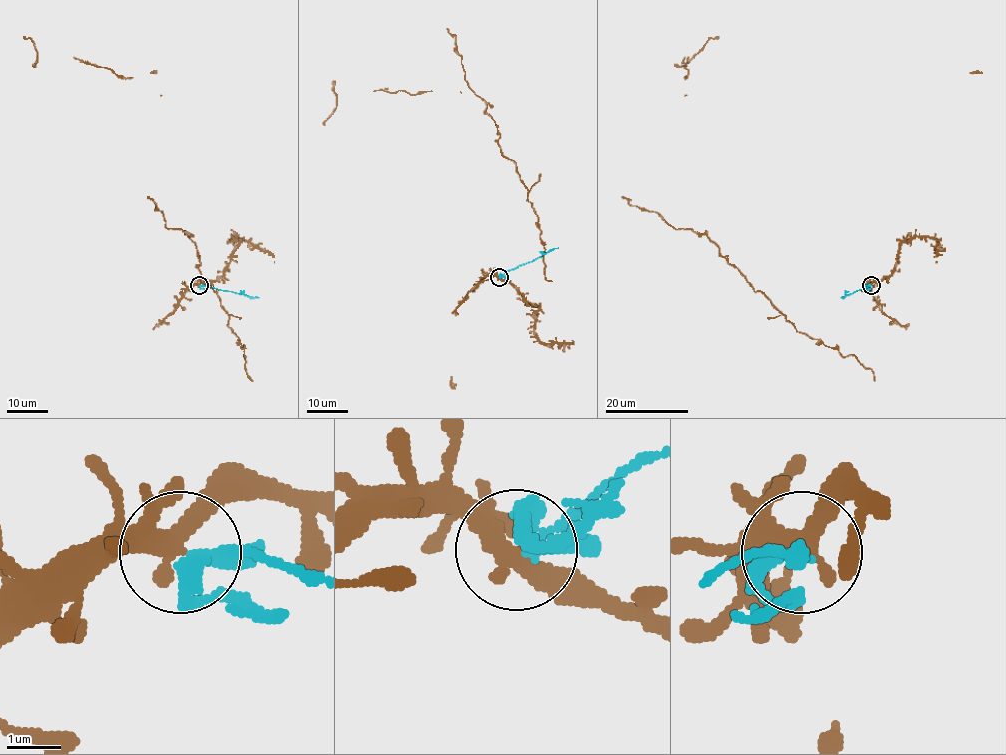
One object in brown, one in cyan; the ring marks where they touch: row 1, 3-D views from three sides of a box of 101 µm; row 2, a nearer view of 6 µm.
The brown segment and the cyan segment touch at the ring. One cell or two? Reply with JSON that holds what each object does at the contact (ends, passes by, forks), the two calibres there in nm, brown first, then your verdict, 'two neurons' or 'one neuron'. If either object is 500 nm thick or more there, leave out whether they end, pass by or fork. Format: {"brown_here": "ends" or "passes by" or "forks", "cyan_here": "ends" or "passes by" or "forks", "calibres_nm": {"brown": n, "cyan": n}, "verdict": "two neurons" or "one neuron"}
{"brown_here": "forks", "cyan_here": "forks", "calibres_nm": {"brown": 320, "cyan": 190}, "verdict": "two neurons"}

